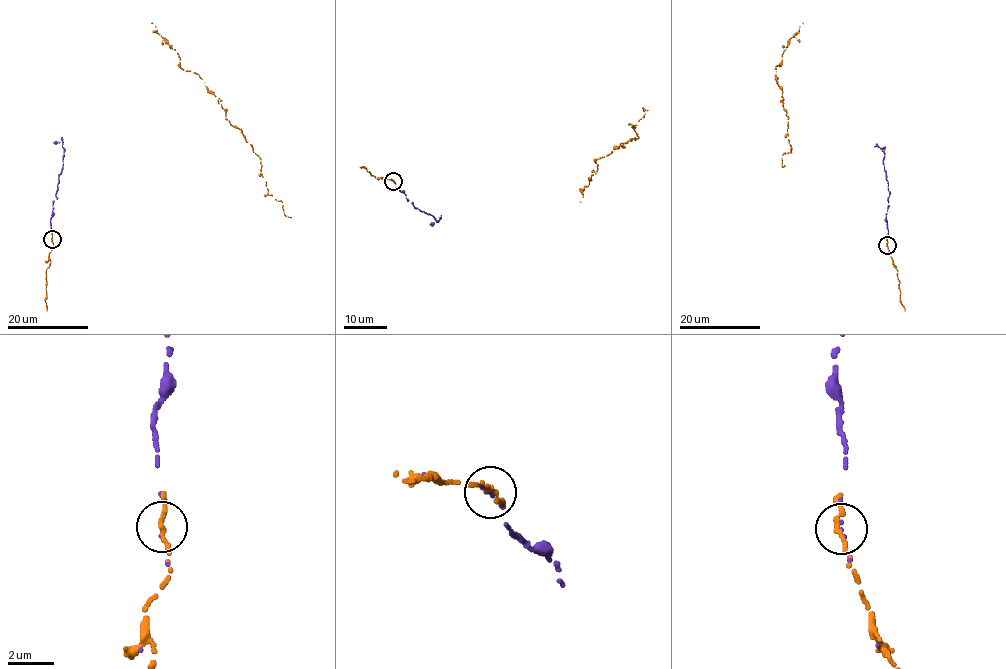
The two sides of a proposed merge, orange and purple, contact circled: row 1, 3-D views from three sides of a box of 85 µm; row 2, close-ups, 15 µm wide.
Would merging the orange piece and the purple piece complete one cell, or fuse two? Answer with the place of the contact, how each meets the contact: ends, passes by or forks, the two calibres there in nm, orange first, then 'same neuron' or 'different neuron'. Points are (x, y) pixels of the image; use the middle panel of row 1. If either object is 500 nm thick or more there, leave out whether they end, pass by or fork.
place (393, 181); orange ends; purple ends; calibres 280 and 130 nm; same neuron

